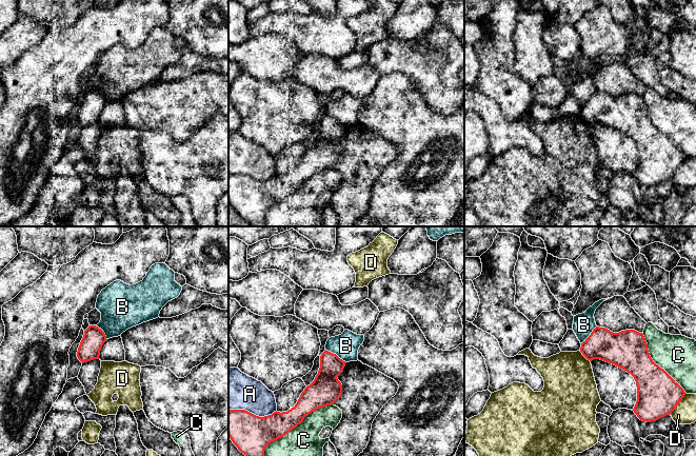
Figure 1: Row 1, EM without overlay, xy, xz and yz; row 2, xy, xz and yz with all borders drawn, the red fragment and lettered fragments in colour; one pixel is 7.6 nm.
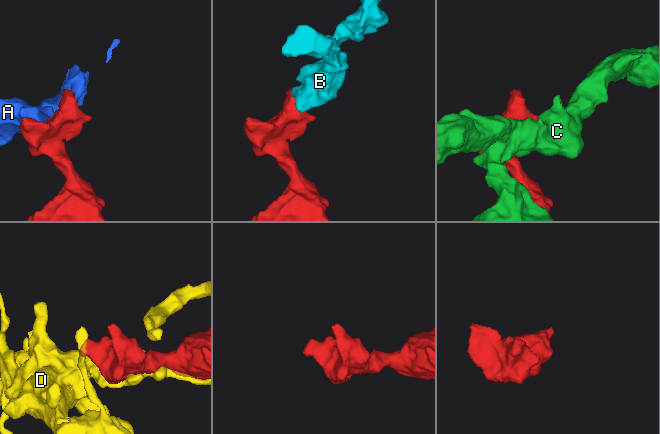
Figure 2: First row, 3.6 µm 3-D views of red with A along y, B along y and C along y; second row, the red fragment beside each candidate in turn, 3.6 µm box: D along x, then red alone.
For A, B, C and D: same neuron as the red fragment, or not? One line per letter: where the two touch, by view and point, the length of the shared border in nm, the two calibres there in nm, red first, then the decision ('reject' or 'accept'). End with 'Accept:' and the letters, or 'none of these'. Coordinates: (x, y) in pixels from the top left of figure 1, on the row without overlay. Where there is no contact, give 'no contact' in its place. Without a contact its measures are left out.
A: contact xz (253, 178); length 360 nm; calibres 300 and 300 nm; reject
B: contact xz (335, 118); length 190 nm; calibres 200 and 190 nm; reject
C: contact xz (293, 192); length 700 nm; calibres 220 and 420 nm; reject
D: contact yz (678, 166); length 200 nm; calibres 320 and 170 nm; reject
Accept: none of these

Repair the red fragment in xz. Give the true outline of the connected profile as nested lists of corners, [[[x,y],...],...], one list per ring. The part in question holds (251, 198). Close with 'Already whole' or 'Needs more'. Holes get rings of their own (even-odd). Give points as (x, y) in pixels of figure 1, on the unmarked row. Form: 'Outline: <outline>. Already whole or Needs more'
Outline: [[[324,115],[314,145],[301,157],[297,167],[287,176],[274,176],[259,181],[245,174],[228,174],[228,201],[251,226],[263,226],[264,214],[300,189],[304,181],[317,173],[332,170],[342,160],[338,140],[345,125]]]. Already whole

